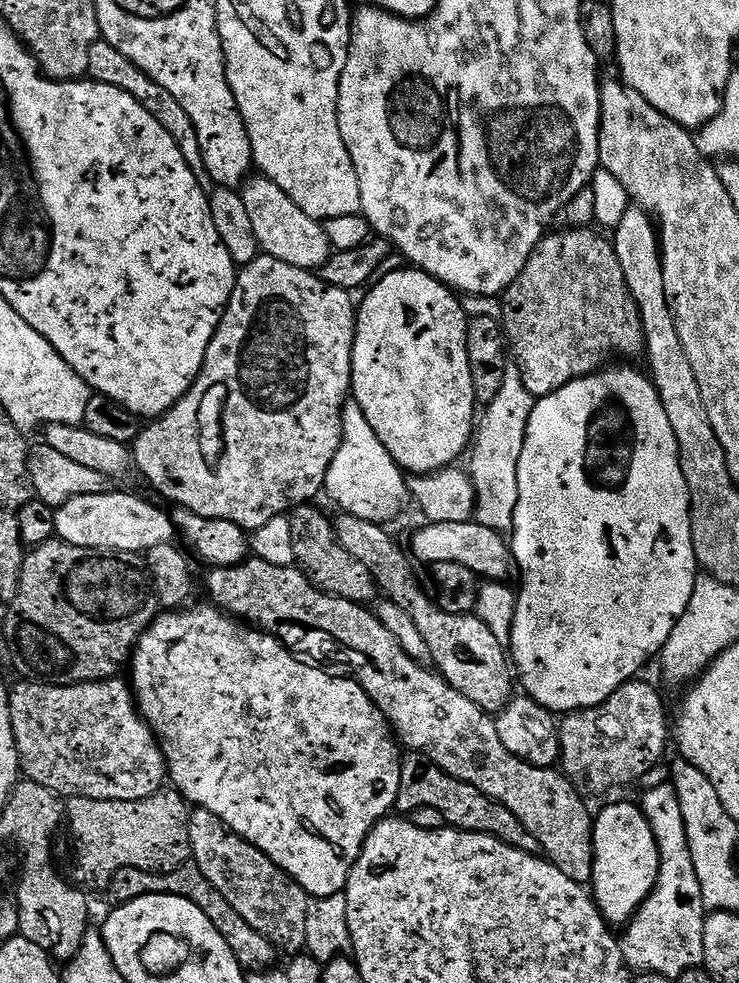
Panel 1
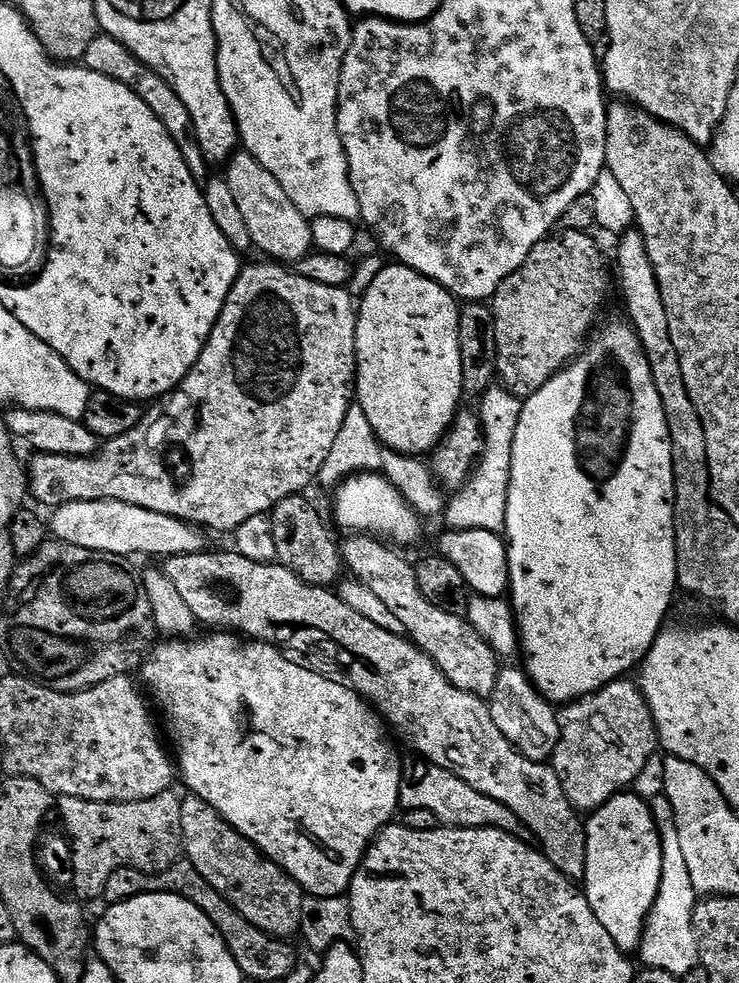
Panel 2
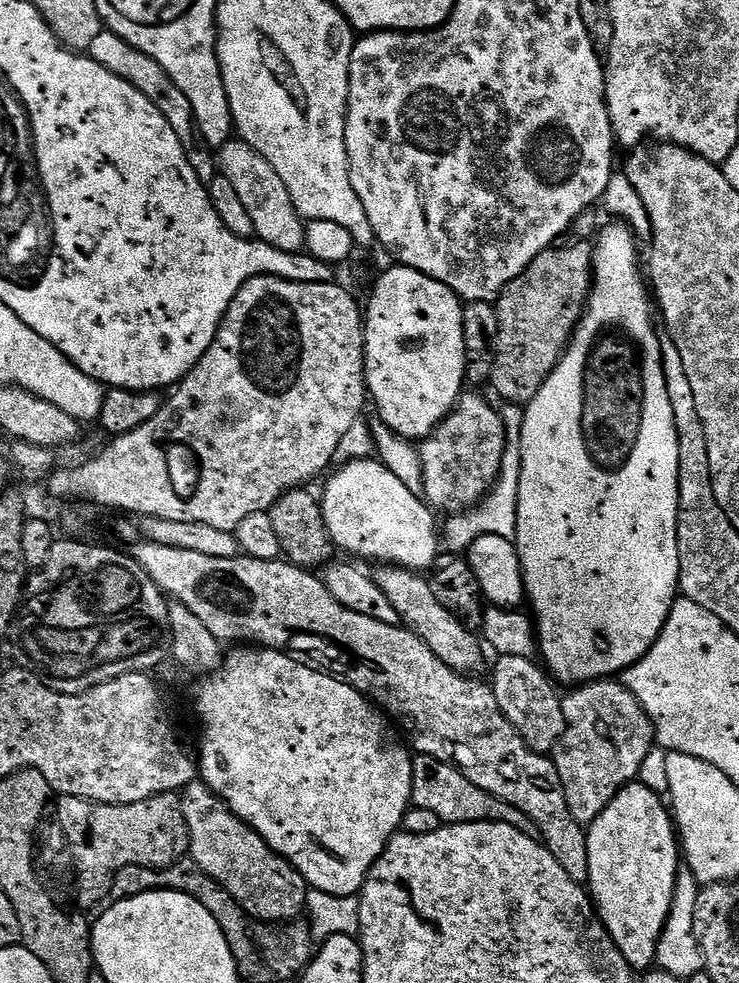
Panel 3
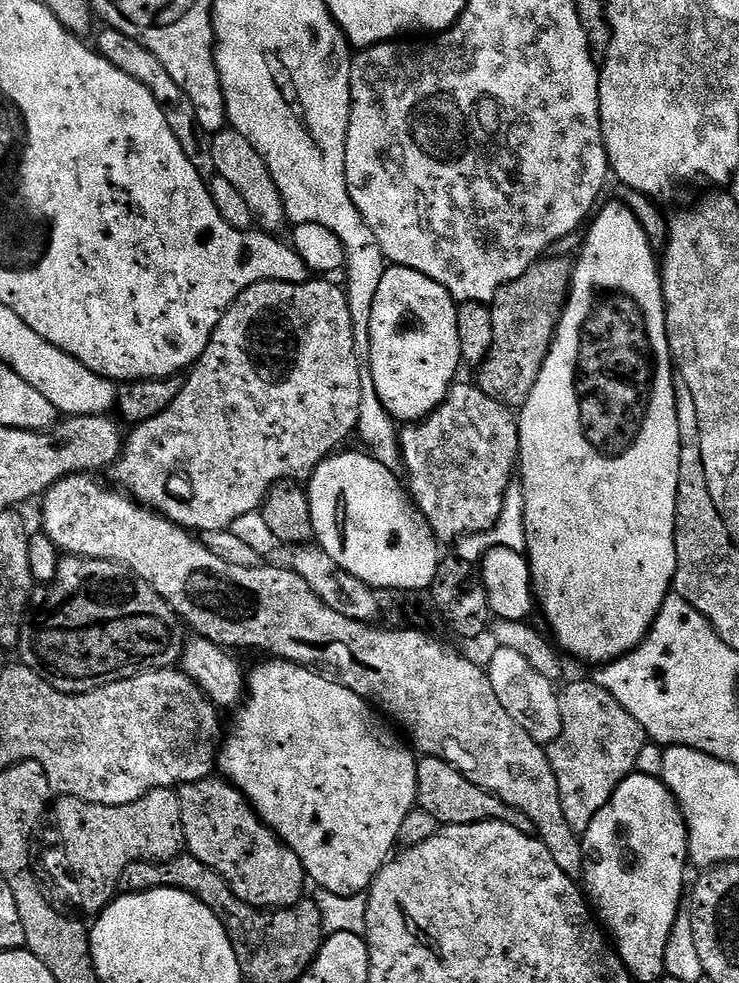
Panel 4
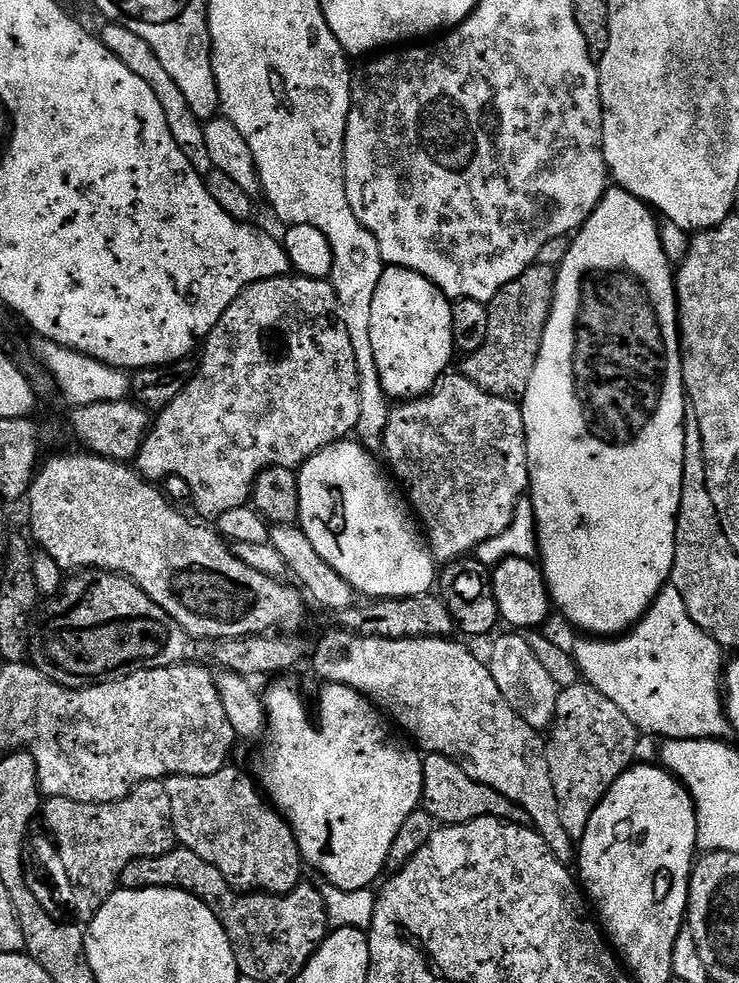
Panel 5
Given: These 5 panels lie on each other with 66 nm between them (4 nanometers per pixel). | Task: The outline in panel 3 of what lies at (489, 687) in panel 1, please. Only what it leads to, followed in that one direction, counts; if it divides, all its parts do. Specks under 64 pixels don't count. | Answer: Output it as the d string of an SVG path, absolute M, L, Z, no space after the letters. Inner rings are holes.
M380 566L375 570L376 585L382 594L386 594L386 598L390 598L390 606L398 610L403 627L422 638L422 642L426 642L426 646L430 646L430 650L434 650L434 654L438 654L438 658L450 666L450 670L460 672L463 676L480 674L484 668L484 652L486 653L481 637L473 629L467 628L454 614L450 614L450 610L446 610L438 598L434 598L431 583L425 577L423 580L419 571L395 566Z

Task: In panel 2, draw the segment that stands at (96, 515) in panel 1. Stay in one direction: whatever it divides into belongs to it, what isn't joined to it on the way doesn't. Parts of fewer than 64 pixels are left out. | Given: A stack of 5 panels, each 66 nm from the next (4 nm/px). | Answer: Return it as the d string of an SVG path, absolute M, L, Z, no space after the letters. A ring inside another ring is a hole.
M99 500L98 502L70 502L62 504L50 516L50 532L61 544L82 546L86 550L105 552L115 556L189 556L205 551L205 533L199 527L193 526L187 520L179 520L166 514L158 514L154 510L142 510L142 506L130 506L130 502L114 502L113 500Z

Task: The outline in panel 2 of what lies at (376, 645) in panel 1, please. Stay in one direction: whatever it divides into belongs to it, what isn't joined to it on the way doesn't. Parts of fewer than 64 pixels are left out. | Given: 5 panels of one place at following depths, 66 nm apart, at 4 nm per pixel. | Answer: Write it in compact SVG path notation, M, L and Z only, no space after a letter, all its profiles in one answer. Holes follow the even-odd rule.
M205 550L189 556L169 556L165 564L168 565L163 565L163 572L174 582L186 606L194 610L201 625L209 624L209 629L212 630L223 630L274 644L285 653L303 658L318 674L352 688L371 704L391 727L392 724L396 727L395 735L400 735L420 755L417 757L450 770L458 778L462 778L462 782L474 786L474 790L482 790L482 794L490 794L490 798L502 802L502 806L510 806L510 810L518 814L525 829L536 835L535 843L550 863L569 880L583 881L588 841L586 824L581 813L577 812L570 802L555 768L551 763L540 763L524 757L507 740L505 734L498 730L497 723L491 717L489 701L466 690L460 690L458 686L450 683L446 674L442 674L436 663L411 640L390 630L382 630L382 626L374 626L370 618L362 618L358 610L350 610L350 606L346 606L346 602L342 602L342 598L335 591L306 583L302 578L298 578L298 574L294 574L291 568L285 568L279 562L250 562L250 558L241 556L235 550Z

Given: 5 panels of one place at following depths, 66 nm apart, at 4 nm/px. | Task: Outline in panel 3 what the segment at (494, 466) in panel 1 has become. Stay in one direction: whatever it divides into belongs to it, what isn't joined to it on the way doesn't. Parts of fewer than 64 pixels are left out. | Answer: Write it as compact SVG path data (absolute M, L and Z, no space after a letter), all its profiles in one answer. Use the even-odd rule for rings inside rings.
M508 406L503 409L504 429L508 432L508 451L500 467L500 478L493 484L479 505L463 514L452 514L442 524L442 544L449 553L464 554L468 547L483 536L497 536L515 541L518 518L518 486L520 485L520 431L524 421L524 408Z

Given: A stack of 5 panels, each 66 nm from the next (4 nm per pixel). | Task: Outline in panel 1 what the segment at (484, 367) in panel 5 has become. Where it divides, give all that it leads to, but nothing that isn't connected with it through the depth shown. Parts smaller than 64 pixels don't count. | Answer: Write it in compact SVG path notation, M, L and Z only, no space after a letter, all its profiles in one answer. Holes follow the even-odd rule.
M576 228L573 232L556 232L545 235L535 252L526 262L526 266L522 270L522 274L518 274L518 278L507 292L502 296L502 327L506 337L507 347L510 349L511 355L516 355L516 364L520 380L526 386L526 390L534 398L541 396L549 396L551 392L557 392L562 386L566 386L570 382L580 380L584 376L590 376L594 372L601 371L609 363L611 356L640 356L645 355L644 347L644 327L642 326L642 318L638 306L634 302L634 298L630 294L630 286L626 286L626 274L622 274L622 262L618 262L618 254L616 253L615 243L611 239L603 240L599 236L601 233L587 232L584 228Z

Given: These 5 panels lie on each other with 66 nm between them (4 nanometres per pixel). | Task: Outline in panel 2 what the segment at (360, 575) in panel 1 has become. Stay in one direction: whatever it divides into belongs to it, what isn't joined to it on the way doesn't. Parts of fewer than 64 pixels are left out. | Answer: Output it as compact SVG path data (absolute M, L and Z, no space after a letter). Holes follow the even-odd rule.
M301 494L286 498L270 513L274 522L274 540L278 542L278 560L306 583L314 584L317 588L328 588L341 579L340 571L343 573L346 565L340 554L338 540L332 537L331 530L324 525L315 506L308 504L306 497L307 495Z

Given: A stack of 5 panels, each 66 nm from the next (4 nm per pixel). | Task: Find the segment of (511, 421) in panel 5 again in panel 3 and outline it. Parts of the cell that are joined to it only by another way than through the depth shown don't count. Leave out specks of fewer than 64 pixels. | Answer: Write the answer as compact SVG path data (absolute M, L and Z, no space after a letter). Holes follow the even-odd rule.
M476 390L465 391L452 413L419 445L424 479L422 496L428 507L437 513L463 514L477 507L500 478L504 453L508 451L508 432L504 429L503 415L499 411L495 412L479 394L480 392Z

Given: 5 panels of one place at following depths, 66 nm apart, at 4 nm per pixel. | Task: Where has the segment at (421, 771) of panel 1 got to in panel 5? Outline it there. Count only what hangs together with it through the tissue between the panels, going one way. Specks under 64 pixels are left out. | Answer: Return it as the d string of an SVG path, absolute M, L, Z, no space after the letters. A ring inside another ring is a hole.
M428 754L423 757L422 766L422 808L432 815L441 825L469 824L478 818L492 816L496 820L505 820L507 824L531 828L530 814L522 810L510 798L498 794L490 786L470 778L466 770L459 768L448 756Z

